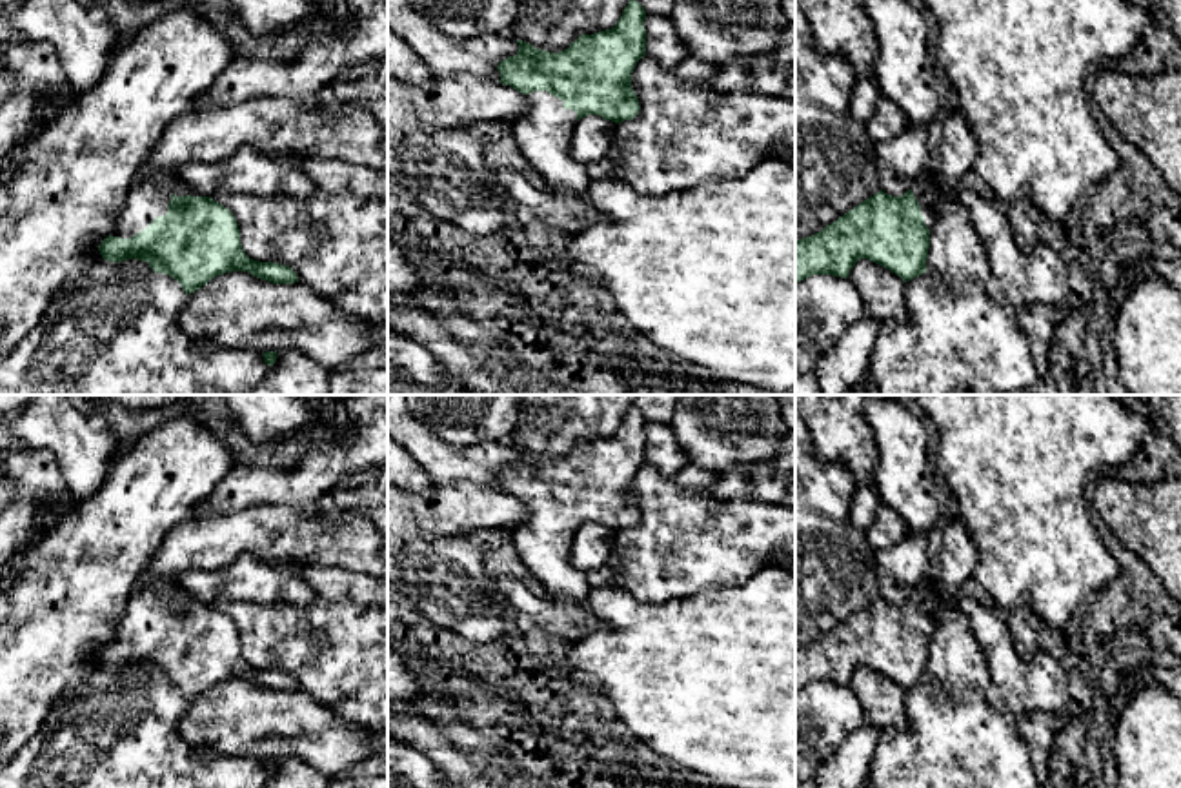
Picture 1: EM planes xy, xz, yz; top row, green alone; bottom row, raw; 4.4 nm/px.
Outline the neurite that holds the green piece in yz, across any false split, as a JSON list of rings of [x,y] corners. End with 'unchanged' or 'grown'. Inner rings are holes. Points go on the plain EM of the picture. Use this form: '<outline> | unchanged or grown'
[[[924,584],[901,604],[886,602],[883,597],[866,606],[823,639],[795,650],[795,690],[812,682],[833,682],[848,686],[857,668],[868,666],[904,690],[926,681],[930,637],[934,621],[924,613],[928,590]]] | grown

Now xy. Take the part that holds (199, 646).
[[[136,584],[98,659],[104,668],[136,666],[173,684],[186,702],[229,679],[247,679],[273,692],[295,692],[289,673],[246,662],[233,621],[211,604],[177,604],[171,586]]] | grown

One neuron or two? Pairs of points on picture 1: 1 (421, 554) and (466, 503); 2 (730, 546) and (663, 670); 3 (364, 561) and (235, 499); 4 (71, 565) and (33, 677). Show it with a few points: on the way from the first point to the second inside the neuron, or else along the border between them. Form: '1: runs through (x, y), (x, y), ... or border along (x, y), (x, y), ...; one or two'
1: border along (444, 537), (406, 539); two
2: border along (748, 577), (732, 586), (706, 588), (665, 599); two
3: border along (295, 506), (257, 505), (210, 517); two
4: runs through (71, 592), (59, 614), (44, 628), (39, 650); one

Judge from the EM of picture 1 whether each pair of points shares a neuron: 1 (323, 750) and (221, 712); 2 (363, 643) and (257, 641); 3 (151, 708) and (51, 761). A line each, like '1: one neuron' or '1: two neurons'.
1: one neuron
2: one neuron
3: one neuron

